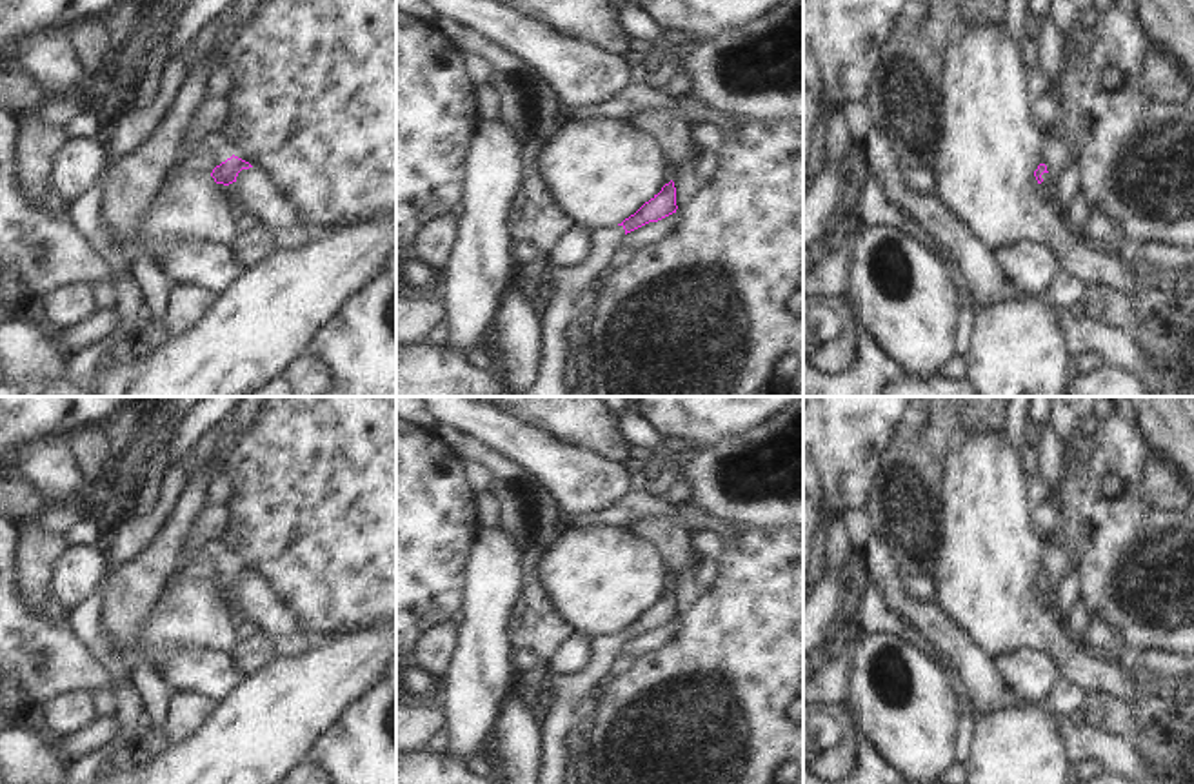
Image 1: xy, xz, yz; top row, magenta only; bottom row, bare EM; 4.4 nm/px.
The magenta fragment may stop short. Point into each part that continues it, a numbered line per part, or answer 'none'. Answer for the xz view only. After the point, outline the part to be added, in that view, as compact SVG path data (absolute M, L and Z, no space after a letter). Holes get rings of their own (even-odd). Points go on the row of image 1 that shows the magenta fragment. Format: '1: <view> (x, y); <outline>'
1: xz (560, 311); M623 226L592 229L589 255L580 264L547 269L545 275L552 280L556 291L542 313L538 378L522 397L567 397L563 382L567 327L580 317L574 302L609 266L623 236Z

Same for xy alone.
none

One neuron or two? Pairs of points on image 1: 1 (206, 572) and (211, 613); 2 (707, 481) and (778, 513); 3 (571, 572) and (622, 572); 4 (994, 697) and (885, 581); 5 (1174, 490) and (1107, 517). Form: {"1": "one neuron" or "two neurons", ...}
{"1": "one neuron", "2": "one neuron", "3": "one neuron", "4": "one neuron", "5": "two neurons"}

